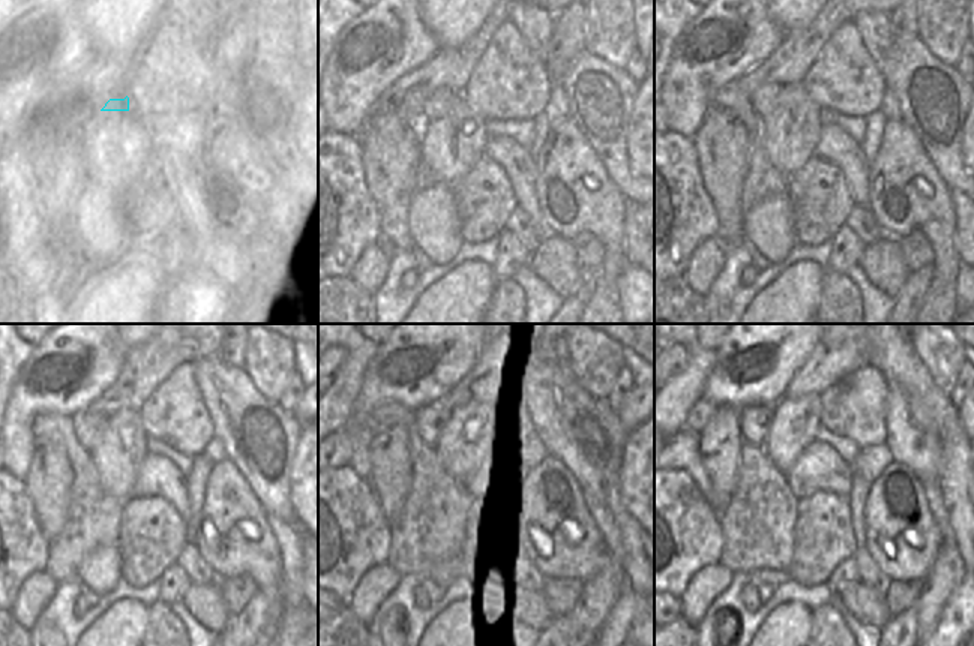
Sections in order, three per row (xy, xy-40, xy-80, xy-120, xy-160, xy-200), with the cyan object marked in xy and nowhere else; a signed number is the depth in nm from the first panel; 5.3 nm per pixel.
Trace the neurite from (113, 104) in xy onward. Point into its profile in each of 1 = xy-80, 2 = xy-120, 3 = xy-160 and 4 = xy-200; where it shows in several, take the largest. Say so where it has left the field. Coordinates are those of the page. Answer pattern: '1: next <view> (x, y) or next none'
1: next xy-80 (764, 99)
2: next xy-120 (89, 427)
3: next xy-160 (428, 421)
4: next xy-200 (755, 420)

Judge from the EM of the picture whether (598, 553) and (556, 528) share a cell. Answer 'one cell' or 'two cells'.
one cell

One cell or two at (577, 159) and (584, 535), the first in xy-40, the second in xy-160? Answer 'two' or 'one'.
one

